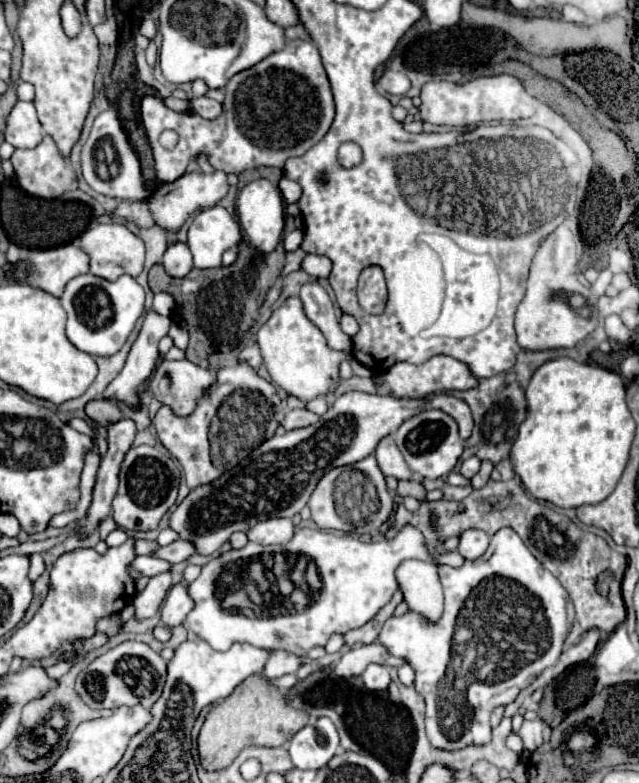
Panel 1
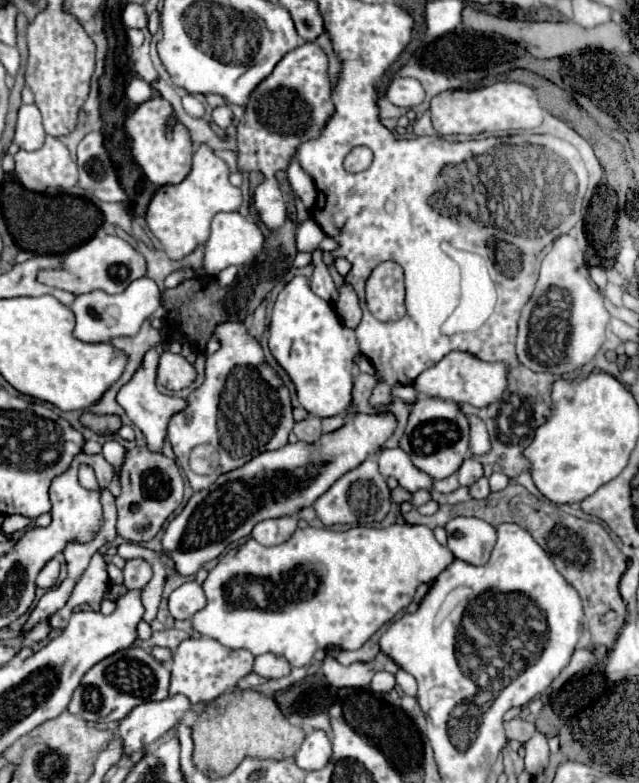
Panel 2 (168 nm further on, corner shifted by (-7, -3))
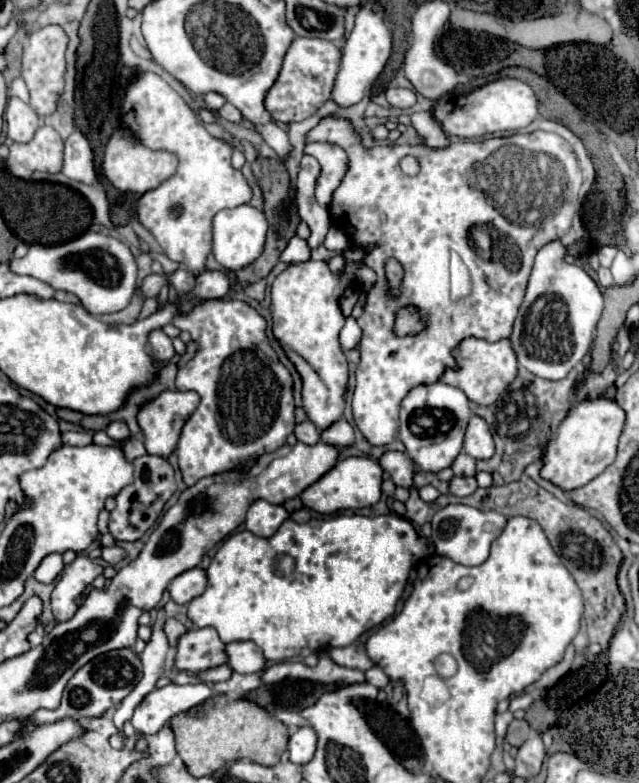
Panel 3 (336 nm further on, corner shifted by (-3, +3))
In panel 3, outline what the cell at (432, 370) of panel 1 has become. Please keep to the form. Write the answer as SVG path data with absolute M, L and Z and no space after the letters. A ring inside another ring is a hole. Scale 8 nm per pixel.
M465 338L455 350L457 354L457 368L447 368L439 376L443 384L455 386L465 392L465 396L475 402L475 404L495 404L495 400L507 390L507 386L515 380L517 376L517 358L515 352L509 344L509 340L499 340L499 342L485 342L479 338Z

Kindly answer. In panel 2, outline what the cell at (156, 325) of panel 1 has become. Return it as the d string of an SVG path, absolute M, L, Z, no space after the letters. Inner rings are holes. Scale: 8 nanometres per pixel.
M153 348L143 358L143 368L139 368L139 372L135 372L133 380L129 384L125 384L117 394L117 402L123 406L123 410L131 418L131 422L143 432L143 438L151 452L161 452L165 436L167 436L169 420L187 408L187 400L175 400L175 396L165 396L157 390L157 386L155 386L157 362L159 362L159 350Z

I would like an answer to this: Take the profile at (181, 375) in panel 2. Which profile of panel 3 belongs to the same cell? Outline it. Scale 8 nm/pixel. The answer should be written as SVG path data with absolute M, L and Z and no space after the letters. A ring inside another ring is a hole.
M153 330L149 334L149 346L151 346L153 358L159 362L169 362L175 356L175 348L171 344L171 338L165 336L161 330Z

